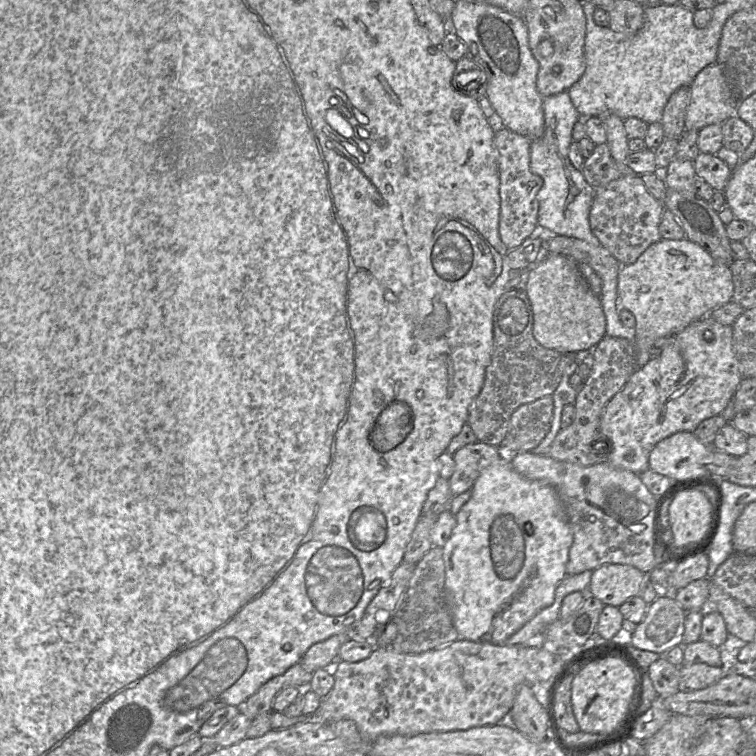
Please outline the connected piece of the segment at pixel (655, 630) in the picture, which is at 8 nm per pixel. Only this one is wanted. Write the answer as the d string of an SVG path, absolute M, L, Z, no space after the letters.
M673 593L659 594L648 605L643 620L636 626L631 644L657 654L682 645L686 613Z

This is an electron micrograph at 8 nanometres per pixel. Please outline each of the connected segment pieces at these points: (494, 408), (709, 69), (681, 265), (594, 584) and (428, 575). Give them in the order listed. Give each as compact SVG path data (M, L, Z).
M514 271L493 311L493 351L485 371L484 384L471 403L467 424L477 440L499 446L505 438L510 418L522 404L552 395L575 352L543 347L533 336L533 311L526 290L526 272Z
M711 64L703 68L694 78L690 85L691 96L690 102L686 111L685 128L686 130L699 131L705 126L711 124L723 124L727 119L735 115L736 108L739 102L743 99L738 99L734 93L734 89L728 82L723 68L717 64Z
M660 239L650 245L633 263L621 266L617 280L618 302L635 317L635 362L636 368L644 366L652 357L650 347L660 337L670 337L685 329L692 322L733 299L734 283L730 266L716 261L698 244L682 240Z
M604 564L593 570L587 590L605 605L620 607L626 600L639 595L645 573L627 564Z
M432 546L430 548L430 550L427 553L425 553L424 556L416 563L413 575L410 578L408 585L398 602L397 608L392 615L392 619L395 622L396 627L397 627L397 635L396 635L395 639L393 640L393 642L391 643L390 646L375 646L375 647L390 647L394 651L397 651L400 653L416 654L416 653L421 653L421 652L425 652L425 651L432 650L435 648L442 647L442 646L444 646L448 643L451 643L459 638L459 634L453 624L451 611L449 608L448 601L447 601L447 594L446 594L446 589L445 589L445 567L444 567L442 547Z

